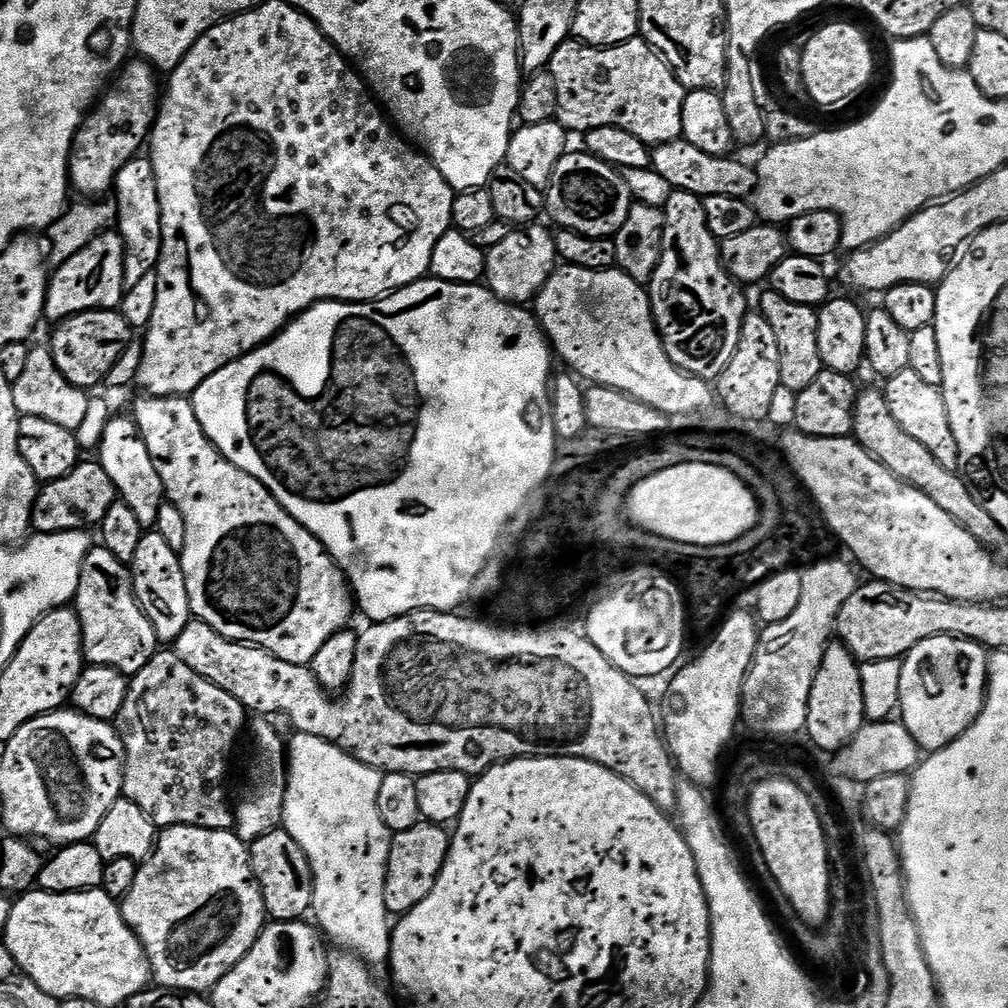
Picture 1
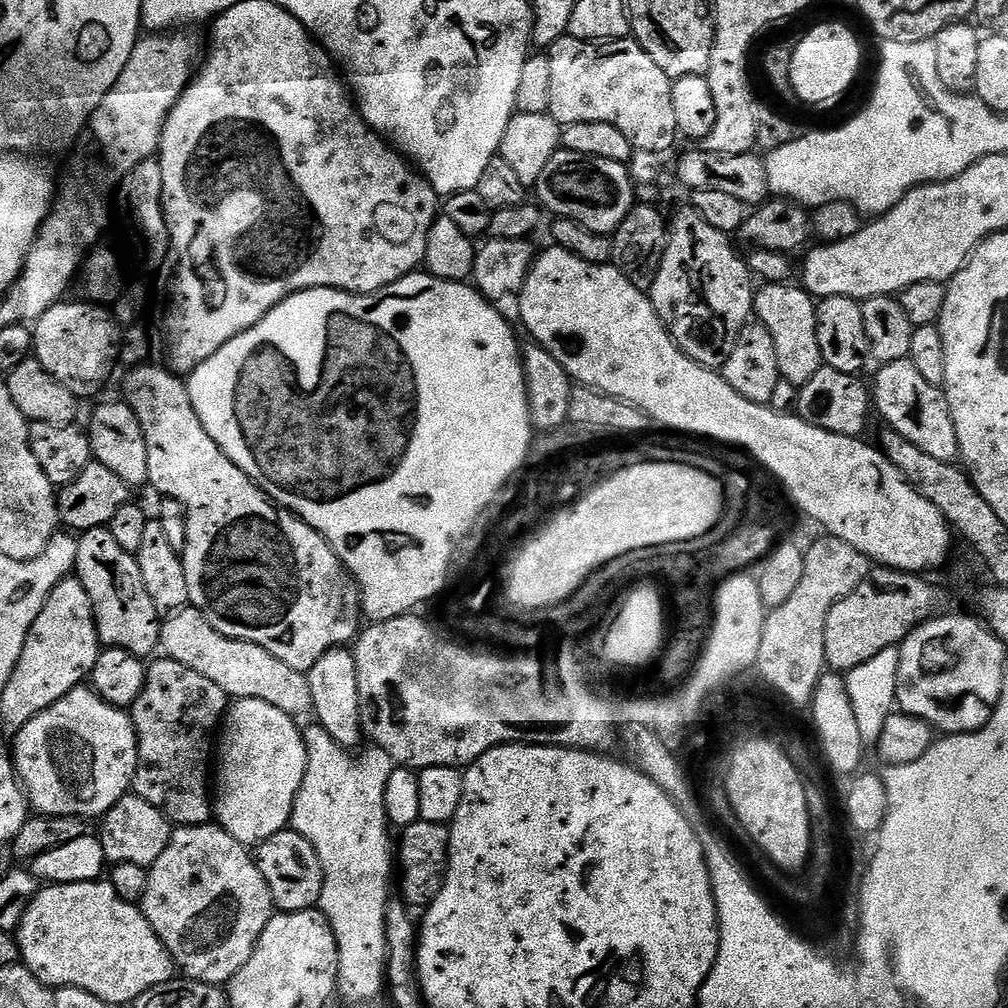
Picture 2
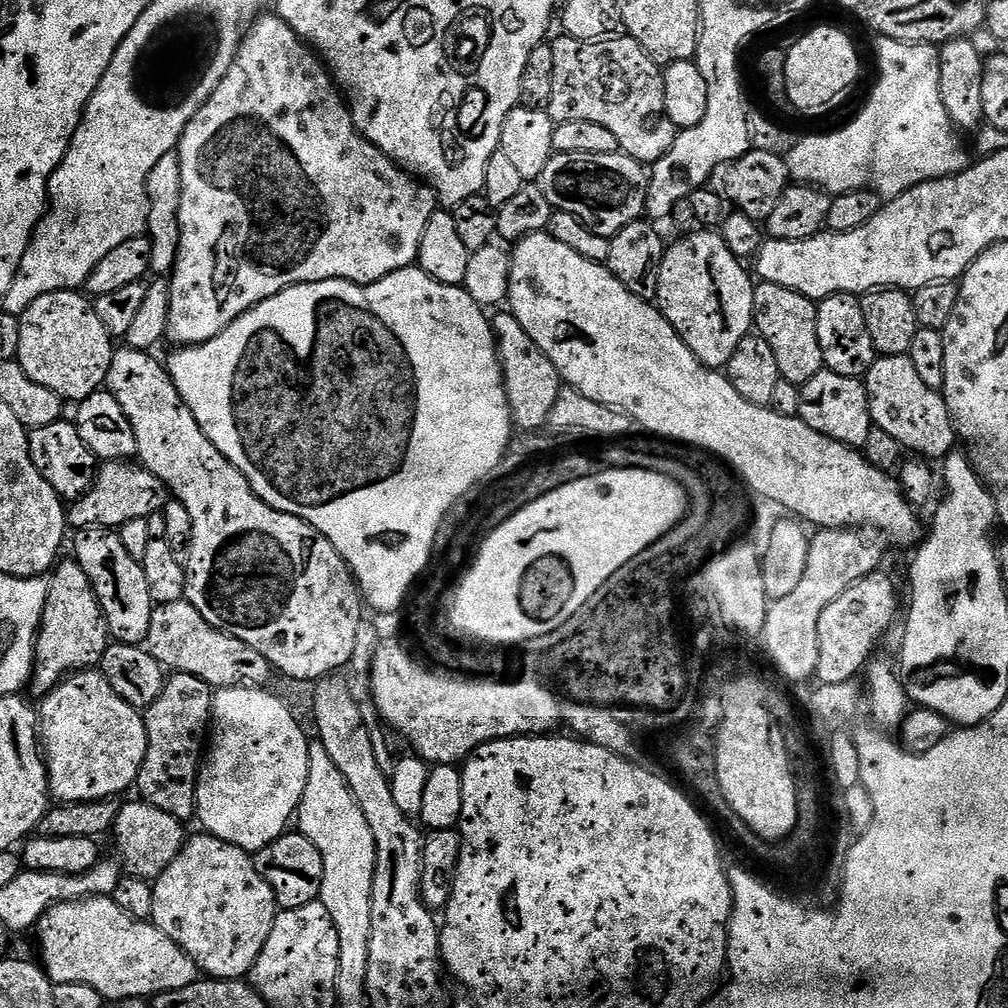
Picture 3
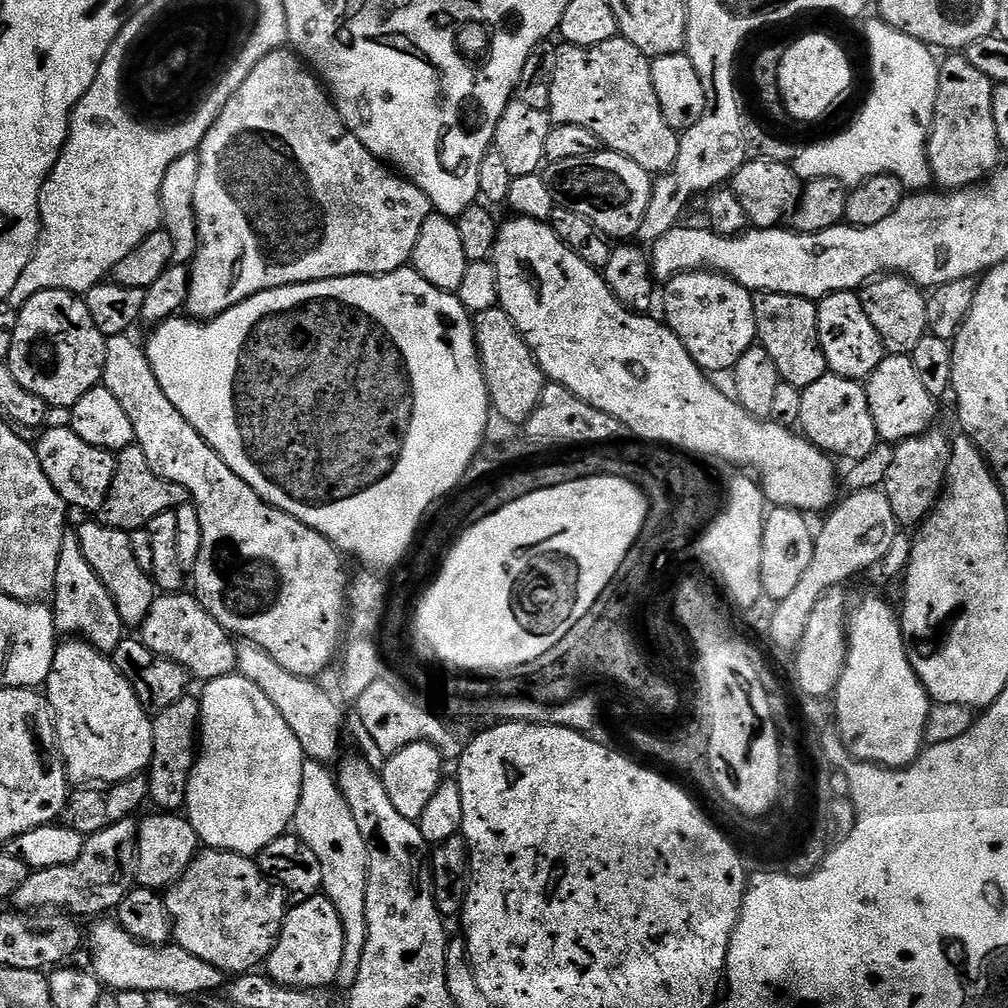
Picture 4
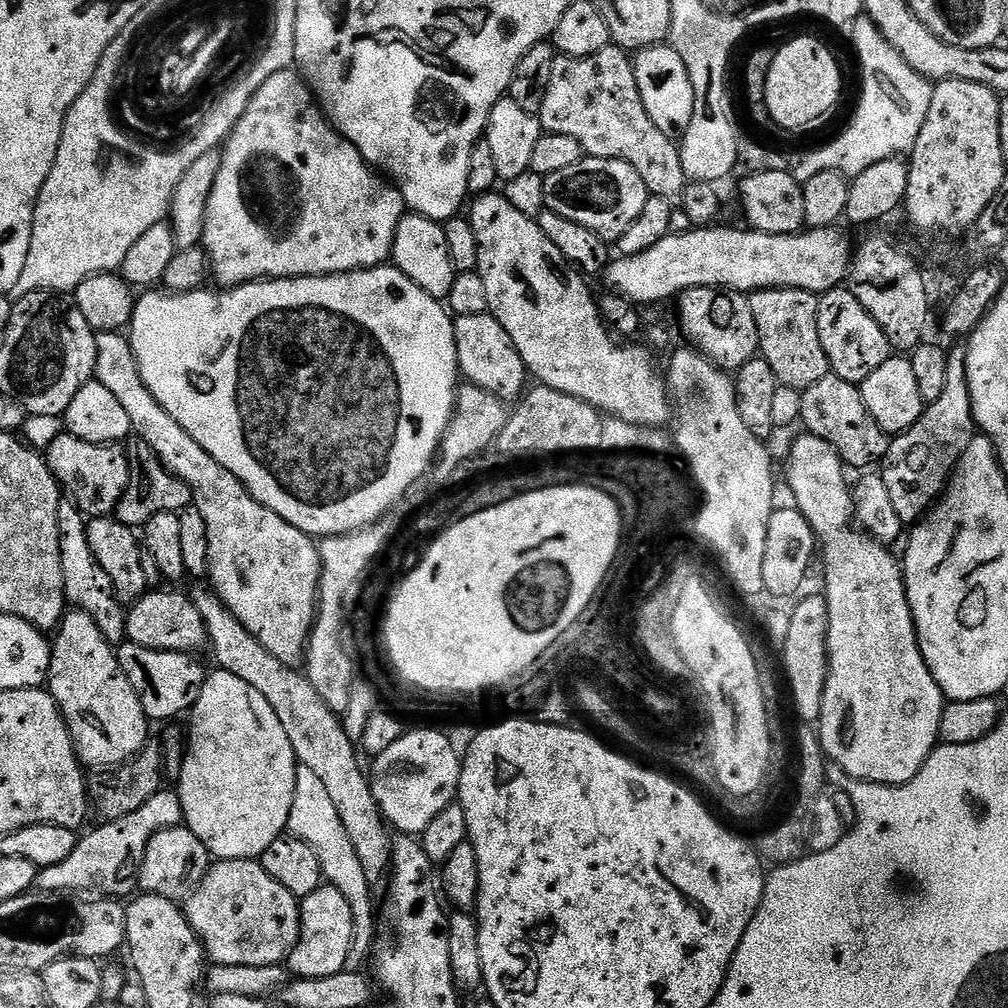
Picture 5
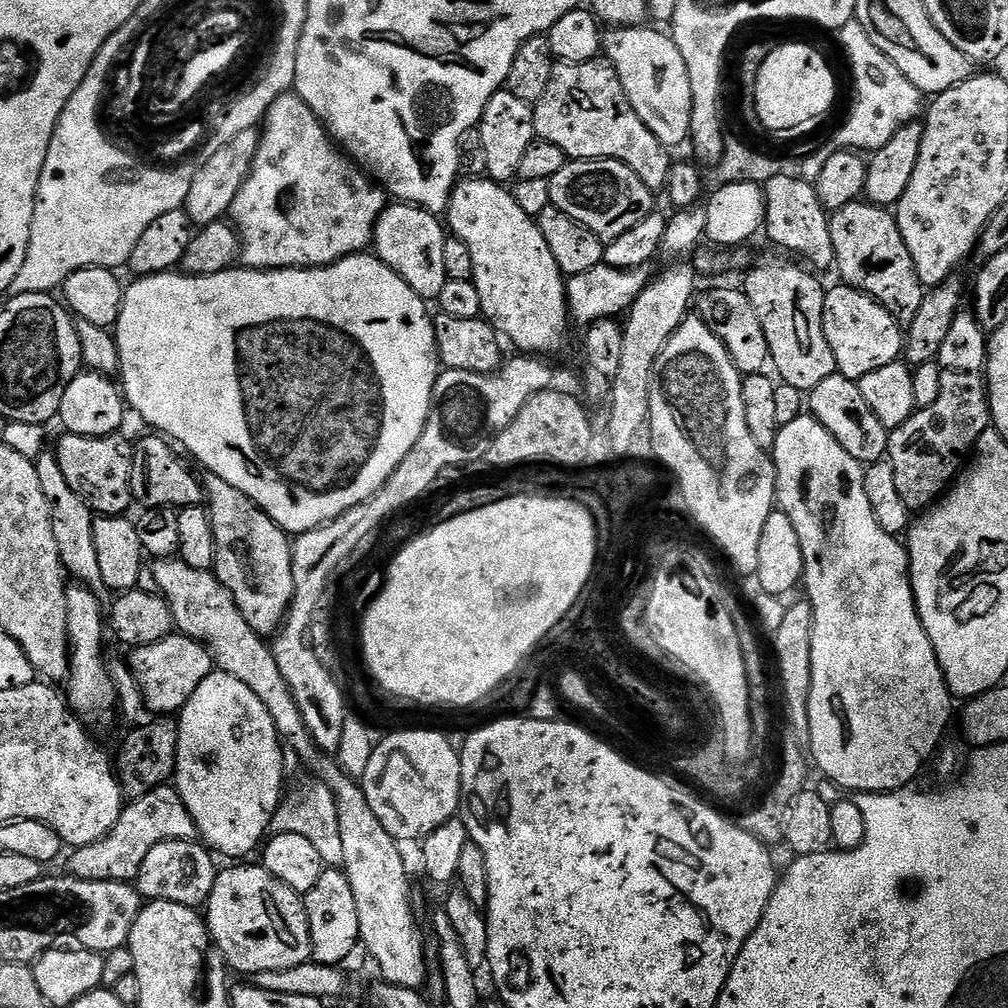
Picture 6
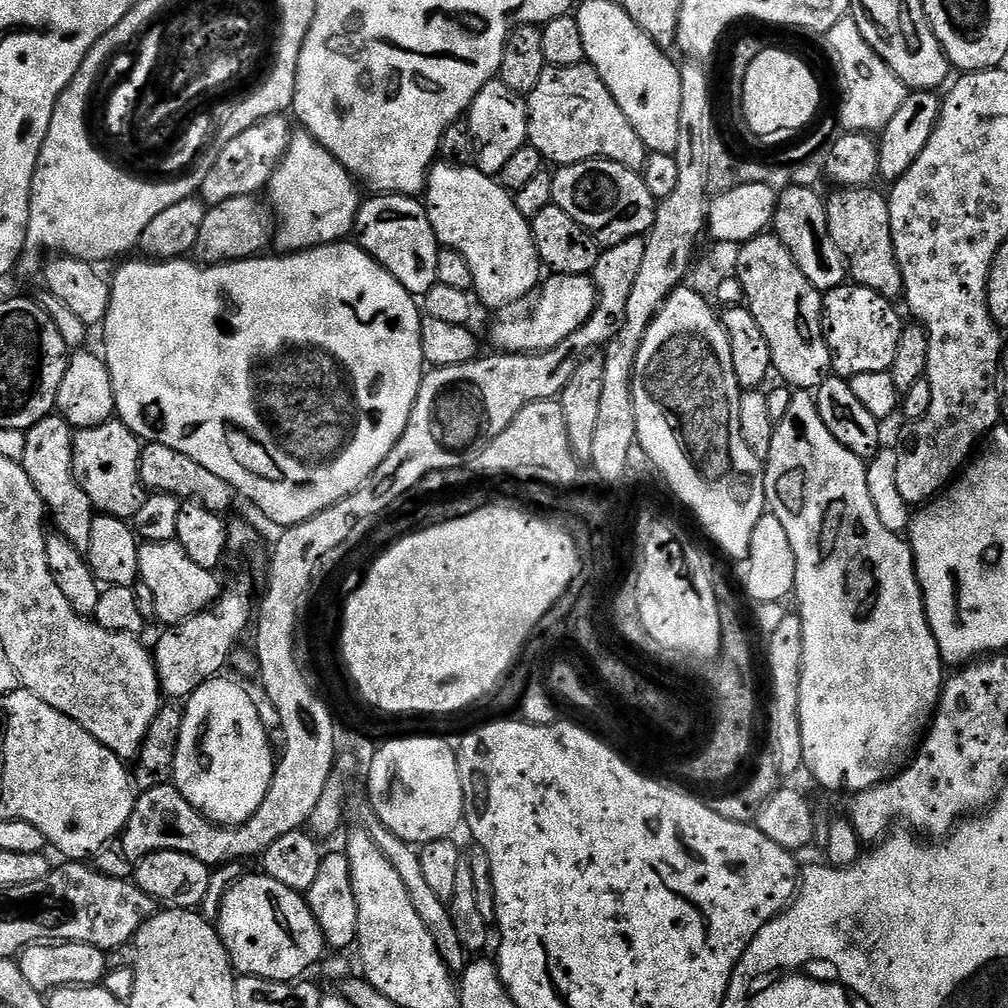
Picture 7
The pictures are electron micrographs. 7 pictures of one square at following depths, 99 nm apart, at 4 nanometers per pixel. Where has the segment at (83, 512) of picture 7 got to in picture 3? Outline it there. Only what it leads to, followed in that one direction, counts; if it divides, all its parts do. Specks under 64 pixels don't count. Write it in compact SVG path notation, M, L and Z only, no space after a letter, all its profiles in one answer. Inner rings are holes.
M75 558L61 559L48 580L46 606L36 634L36 662L32 670L30 692L37 698L51 694L69 676L92 670L99 665L110 643L108 623L102 606L86 578L86 570Z

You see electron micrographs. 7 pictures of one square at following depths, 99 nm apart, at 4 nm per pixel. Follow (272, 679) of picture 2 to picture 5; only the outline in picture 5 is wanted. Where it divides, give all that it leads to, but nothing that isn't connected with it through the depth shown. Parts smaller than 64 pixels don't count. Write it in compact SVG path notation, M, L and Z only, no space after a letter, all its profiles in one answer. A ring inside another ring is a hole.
M149 590L127 609L126 615L127 639L138 646L146 646L150 650L196 654L200 647L203 649L208 643L202 616L198 614L191 595Z

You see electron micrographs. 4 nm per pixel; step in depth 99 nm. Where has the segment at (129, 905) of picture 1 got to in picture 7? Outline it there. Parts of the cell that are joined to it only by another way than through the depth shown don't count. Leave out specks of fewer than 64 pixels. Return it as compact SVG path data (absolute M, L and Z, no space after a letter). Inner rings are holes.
M263 874L241 875L228 887L218 915L218 931L240 976L295 982L326 956L324 935L307 899Z

